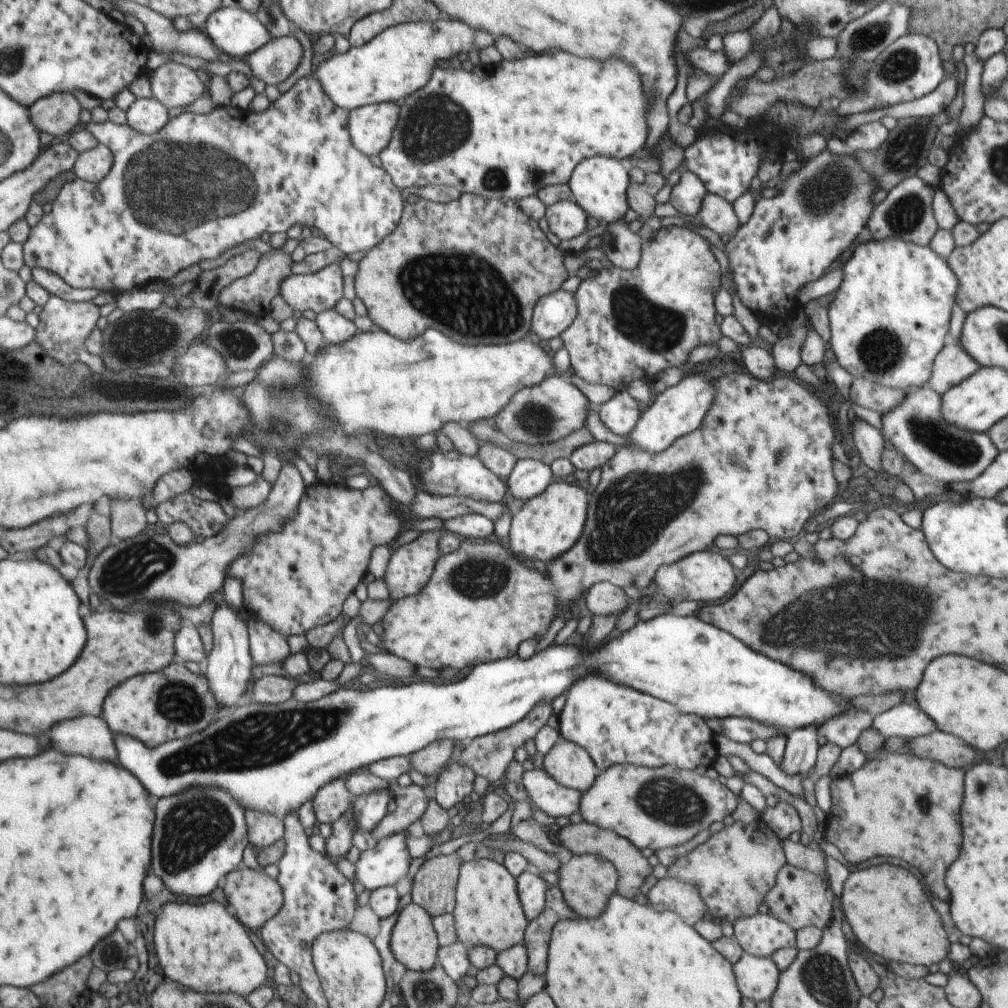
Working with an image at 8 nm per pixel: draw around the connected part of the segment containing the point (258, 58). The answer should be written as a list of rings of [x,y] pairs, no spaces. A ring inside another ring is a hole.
[[[292,33],[268,41],[248,56],[253,76],[268,84],[284,82],[298,68],[304,48]]]

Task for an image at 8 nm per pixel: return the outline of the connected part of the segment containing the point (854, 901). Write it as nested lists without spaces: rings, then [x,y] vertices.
[[[878,864],[850,873],[841,894],[846,915],[857,940],[887,961],[929,967],[947,958],[950,941],[940,914],[924,894],[918,878],[894,864]]]

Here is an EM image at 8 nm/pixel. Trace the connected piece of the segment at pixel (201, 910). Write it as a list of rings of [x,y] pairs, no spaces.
[[[217,902],[174,904],[161,908],[155,920],[153,943],[164,978],[202,993],[236,993],[244,998],[262,987],[268,968],[250,942],[244,926]]]

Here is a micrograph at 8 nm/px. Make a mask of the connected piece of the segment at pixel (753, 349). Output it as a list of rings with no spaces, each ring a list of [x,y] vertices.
[[[760,342],[742,347],[739,352],[742,364],[750,376],[768,382],[777,375],[771,350],[765,348]]]

